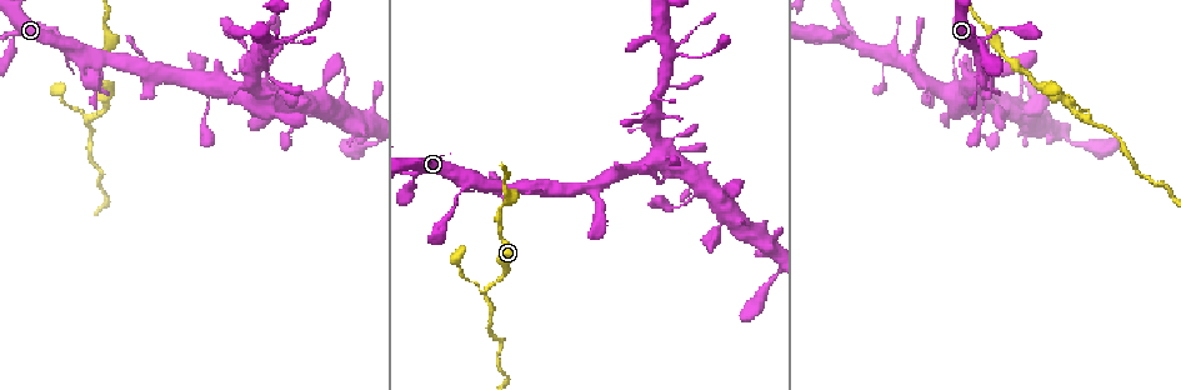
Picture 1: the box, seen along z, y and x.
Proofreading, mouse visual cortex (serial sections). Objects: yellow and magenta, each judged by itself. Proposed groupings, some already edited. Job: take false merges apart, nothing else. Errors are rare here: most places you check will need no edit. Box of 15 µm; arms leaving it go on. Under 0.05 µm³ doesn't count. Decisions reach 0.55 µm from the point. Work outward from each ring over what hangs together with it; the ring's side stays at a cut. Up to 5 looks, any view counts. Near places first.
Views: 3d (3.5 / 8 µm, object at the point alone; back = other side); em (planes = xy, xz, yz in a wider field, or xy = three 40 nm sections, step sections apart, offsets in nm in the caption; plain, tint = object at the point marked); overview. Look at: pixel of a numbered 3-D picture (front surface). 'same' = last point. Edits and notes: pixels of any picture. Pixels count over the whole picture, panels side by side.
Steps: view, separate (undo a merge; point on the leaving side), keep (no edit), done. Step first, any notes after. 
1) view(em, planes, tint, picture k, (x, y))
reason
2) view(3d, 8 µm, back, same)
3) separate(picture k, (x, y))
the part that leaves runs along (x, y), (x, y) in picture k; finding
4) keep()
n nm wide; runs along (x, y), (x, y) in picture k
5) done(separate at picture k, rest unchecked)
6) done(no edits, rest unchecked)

view(3d, 8 µm, picture 1, (88, 118))
arms part here

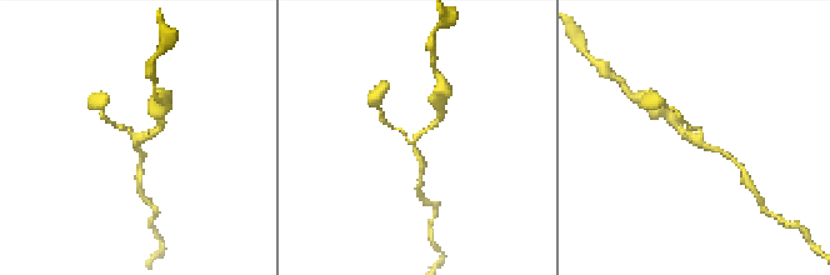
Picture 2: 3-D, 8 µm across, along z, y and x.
view(em, xy, step 5, tint, picture 2, (416, 134))
3 arms; arms of 100, 200, 200 nm

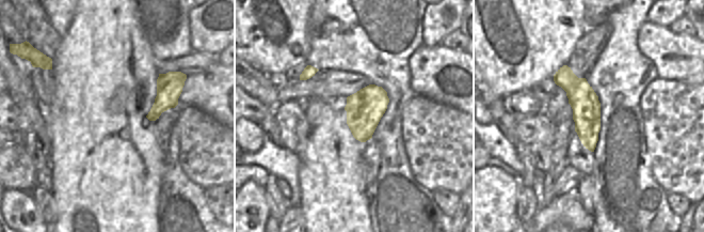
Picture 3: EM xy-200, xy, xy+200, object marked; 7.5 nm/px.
keep()
runs along (562, 70), (586, 105), (591, 148) in picture 3; continuous, no second cell

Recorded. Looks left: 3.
view(3d, 3.5 µm, picture 1, (661, 148))
abrupt turn

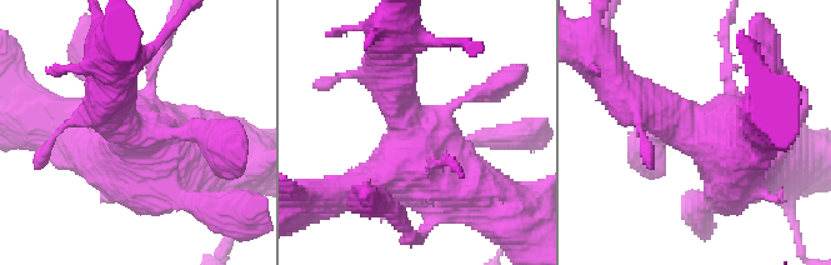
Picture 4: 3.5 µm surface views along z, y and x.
keep()
runs along (364, 183), (440, 170), (514, 211) in picture 4; continuous, no second cell

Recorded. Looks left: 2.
done(no edits, rest unchecked)

